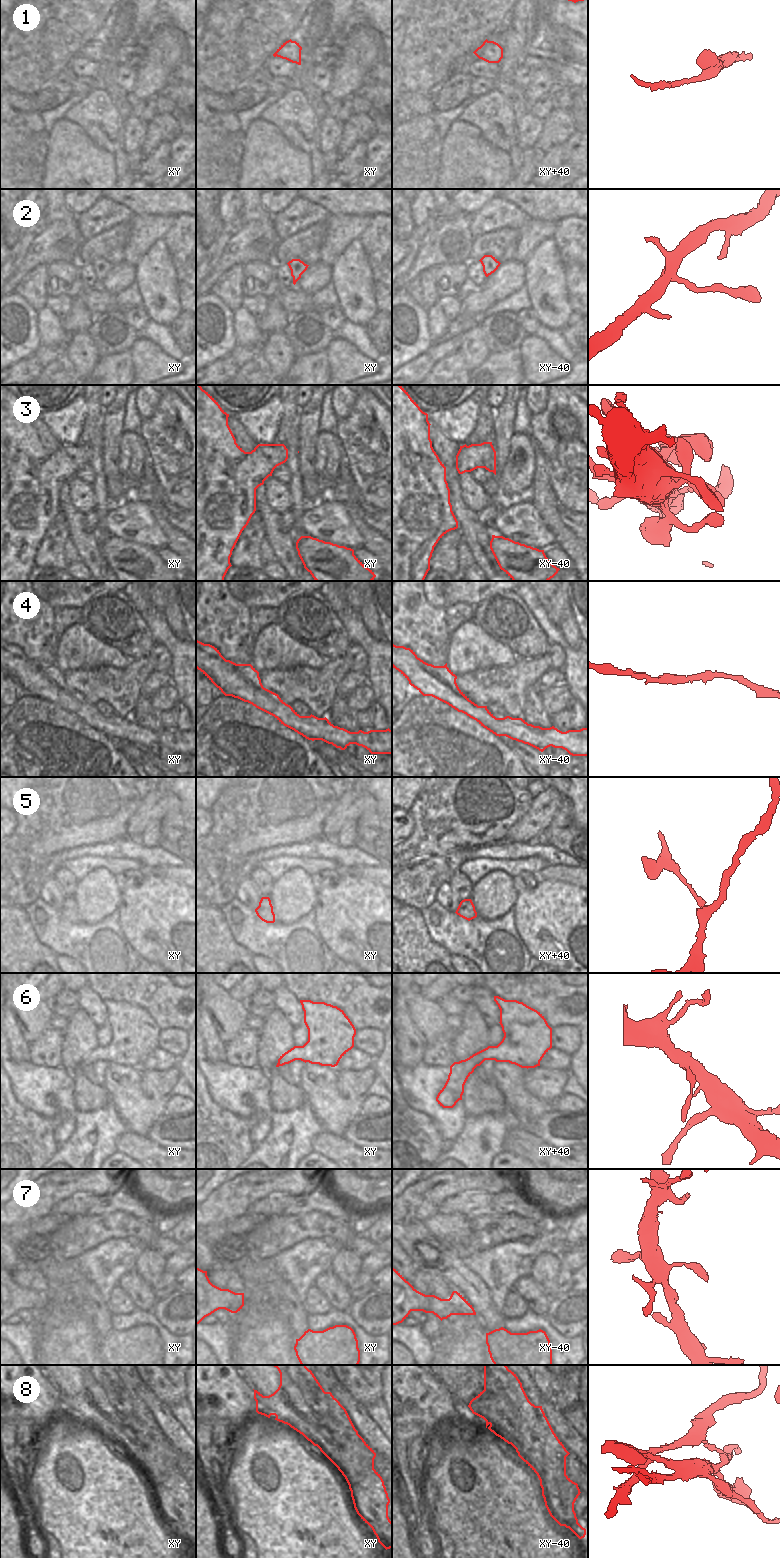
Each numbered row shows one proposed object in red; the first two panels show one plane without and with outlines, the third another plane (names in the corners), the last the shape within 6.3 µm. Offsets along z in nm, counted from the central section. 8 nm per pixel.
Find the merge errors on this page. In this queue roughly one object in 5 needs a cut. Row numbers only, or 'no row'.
2, 8

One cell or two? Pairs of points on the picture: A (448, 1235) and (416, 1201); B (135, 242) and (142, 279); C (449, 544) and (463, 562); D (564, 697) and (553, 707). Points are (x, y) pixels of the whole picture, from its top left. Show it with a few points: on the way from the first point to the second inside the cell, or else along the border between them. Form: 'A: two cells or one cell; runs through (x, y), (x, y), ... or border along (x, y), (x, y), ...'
A: two cells; border along (437, 1212), (423, 1222)
B: two cells; border along (153, 242), (149, 250), (134, 266)
C: two cells; border along (461, 539), (458, 545), (458, 570)
D: one cell; runs through (561, 699), (556, 704)

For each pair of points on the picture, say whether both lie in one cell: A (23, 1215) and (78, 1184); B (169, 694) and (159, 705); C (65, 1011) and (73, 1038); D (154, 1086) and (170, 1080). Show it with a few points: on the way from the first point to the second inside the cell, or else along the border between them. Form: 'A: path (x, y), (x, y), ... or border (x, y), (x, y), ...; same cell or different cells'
A: path (37, 1210), (42, 1210), (64, 1187); same cell
B: path (166, 697), (161, 702); same cell
C: border (78, 1008), (68, 1020); different cells
D: path (158, 1084), (166, 1080); same cell

